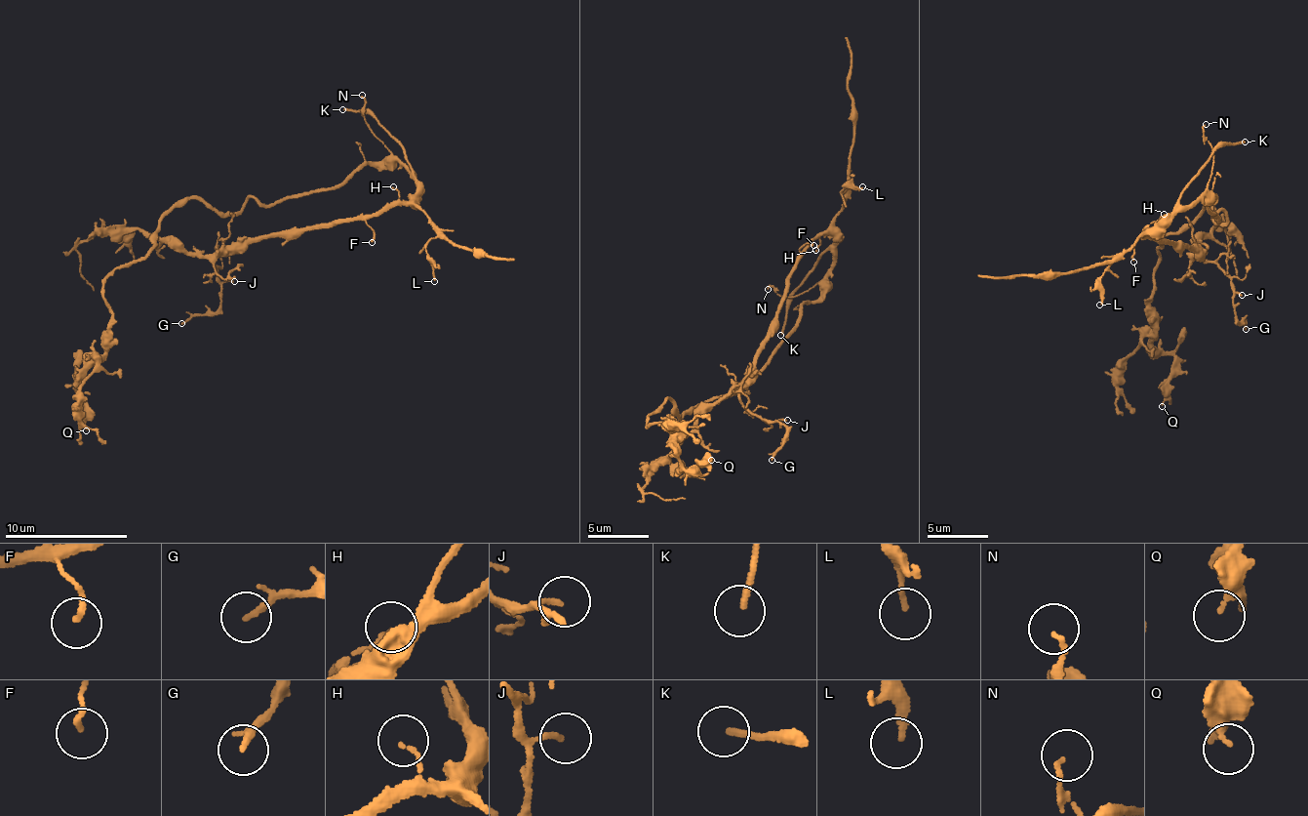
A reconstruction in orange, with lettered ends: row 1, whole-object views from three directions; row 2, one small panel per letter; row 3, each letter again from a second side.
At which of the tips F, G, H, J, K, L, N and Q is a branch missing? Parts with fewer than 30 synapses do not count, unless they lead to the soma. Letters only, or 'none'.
K

